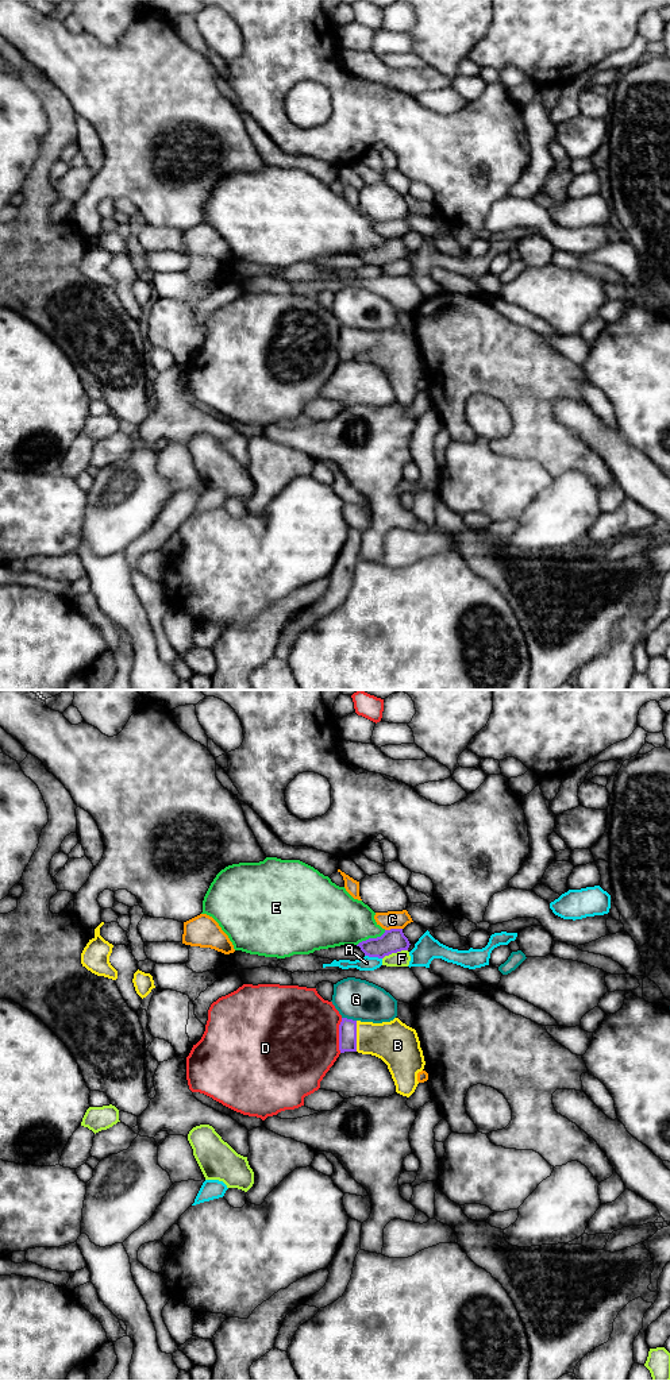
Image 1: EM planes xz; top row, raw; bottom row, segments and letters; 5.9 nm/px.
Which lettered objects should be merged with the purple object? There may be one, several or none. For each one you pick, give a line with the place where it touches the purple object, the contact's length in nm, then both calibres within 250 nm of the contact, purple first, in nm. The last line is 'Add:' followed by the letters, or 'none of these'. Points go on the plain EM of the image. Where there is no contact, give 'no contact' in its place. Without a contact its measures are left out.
B: meets purple in xz at (355, 344); contact 180 nm long; 110 nm thick on the purple side, 260 nm on the other
Add: B

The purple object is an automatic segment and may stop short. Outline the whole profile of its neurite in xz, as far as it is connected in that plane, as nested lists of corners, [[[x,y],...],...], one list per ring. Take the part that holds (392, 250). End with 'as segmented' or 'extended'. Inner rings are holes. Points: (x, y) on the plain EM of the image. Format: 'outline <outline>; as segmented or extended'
outline [[[390,238],[385,239],[381,246],[369,247],[359,251],[357,255],[361,256],[365,265],[384,267],[392,262],[408,259],[409,254],[403,238]]]; as segmented

